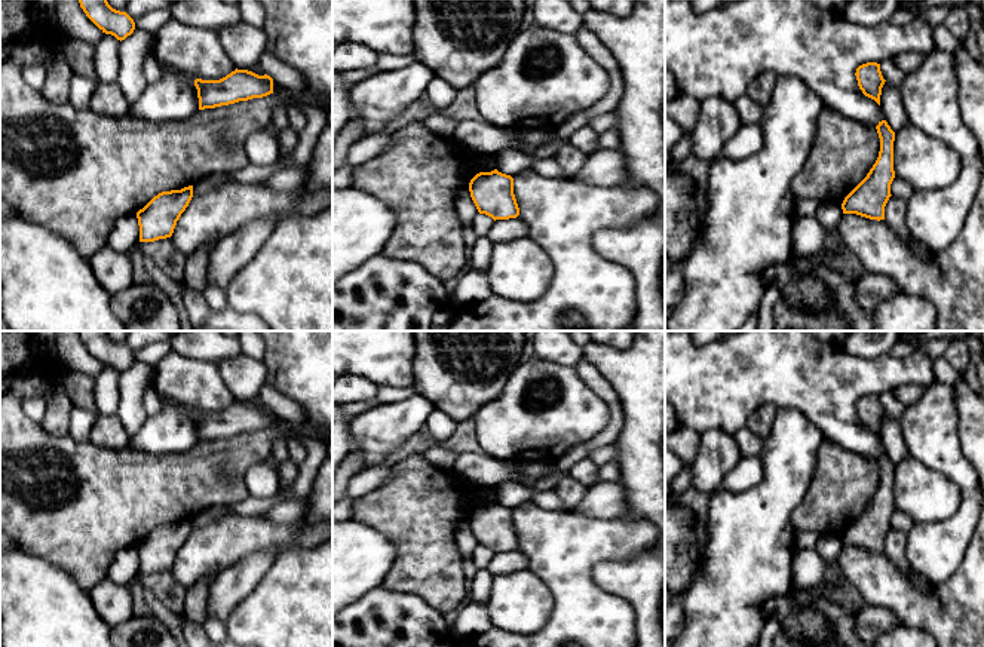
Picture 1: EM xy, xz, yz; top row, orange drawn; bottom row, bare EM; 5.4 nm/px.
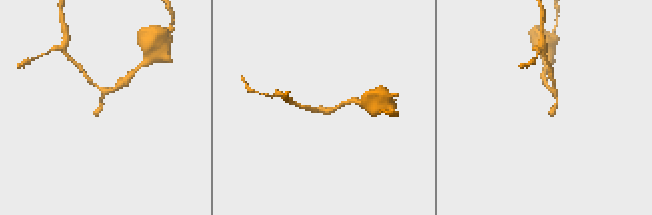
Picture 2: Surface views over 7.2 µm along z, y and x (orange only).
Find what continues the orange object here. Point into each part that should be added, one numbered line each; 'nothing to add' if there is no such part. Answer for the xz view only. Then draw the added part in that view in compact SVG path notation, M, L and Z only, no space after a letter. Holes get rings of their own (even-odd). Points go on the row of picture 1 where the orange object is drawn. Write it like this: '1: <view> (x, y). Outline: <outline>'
nothing to add

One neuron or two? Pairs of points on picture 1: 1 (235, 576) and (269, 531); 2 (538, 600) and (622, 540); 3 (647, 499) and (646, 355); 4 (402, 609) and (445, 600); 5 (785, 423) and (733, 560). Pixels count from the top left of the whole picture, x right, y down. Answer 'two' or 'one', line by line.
1: two
2: two
3: one
4: two
5: one

